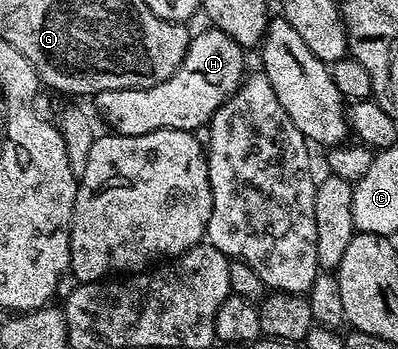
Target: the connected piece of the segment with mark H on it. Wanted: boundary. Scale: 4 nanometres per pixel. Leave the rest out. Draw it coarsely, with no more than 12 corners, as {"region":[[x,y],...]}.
{"region":[[190,38],[167,81],[95,96],[116,134],[196,132],[236,93],[246,52]]}

